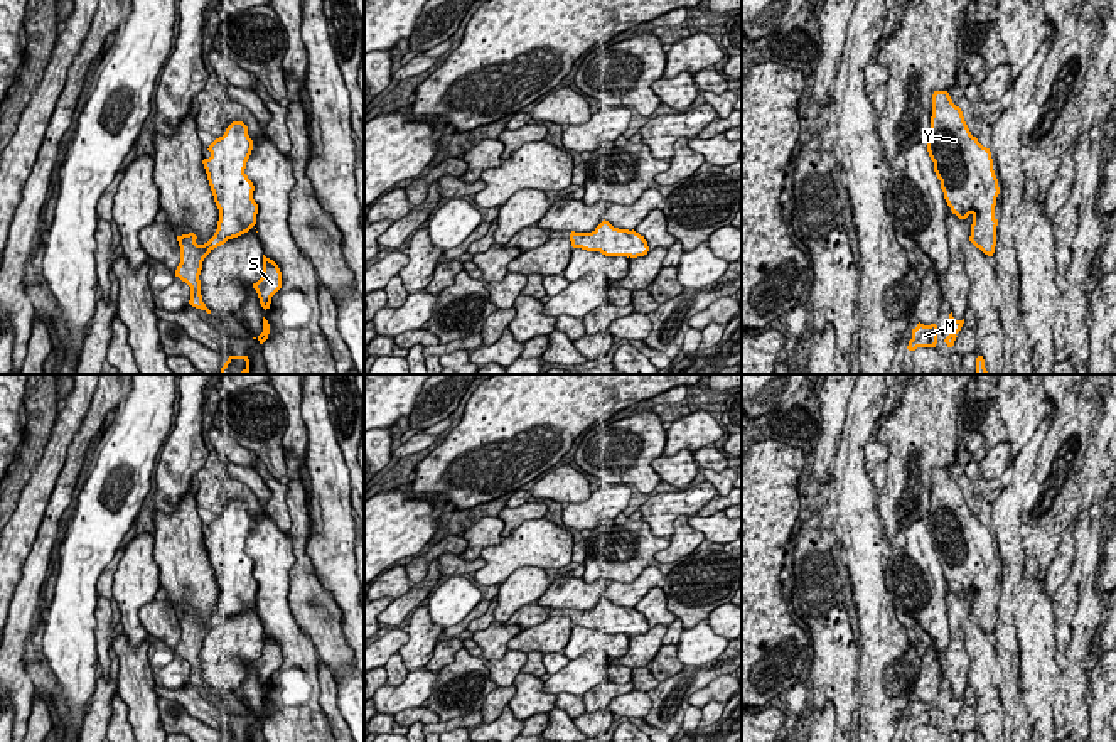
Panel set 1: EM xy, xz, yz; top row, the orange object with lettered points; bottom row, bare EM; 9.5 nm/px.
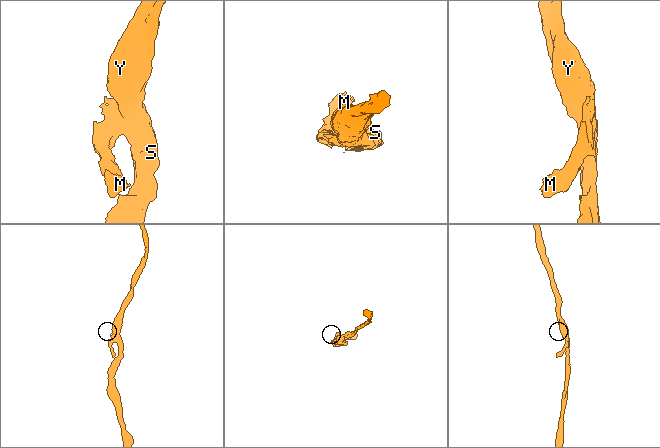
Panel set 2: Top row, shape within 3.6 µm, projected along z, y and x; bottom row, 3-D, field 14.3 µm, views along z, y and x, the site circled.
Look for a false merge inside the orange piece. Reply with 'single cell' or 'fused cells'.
single cell

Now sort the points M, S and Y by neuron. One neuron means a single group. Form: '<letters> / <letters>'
M S Y

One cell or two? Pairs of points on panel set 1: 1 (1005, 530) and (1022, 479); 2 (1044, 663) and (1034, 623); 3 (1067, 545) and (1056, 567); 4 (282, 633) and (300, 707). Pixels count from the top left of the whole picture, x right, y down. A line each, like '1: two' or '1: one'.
1: one
2: one
3: one
4: one

